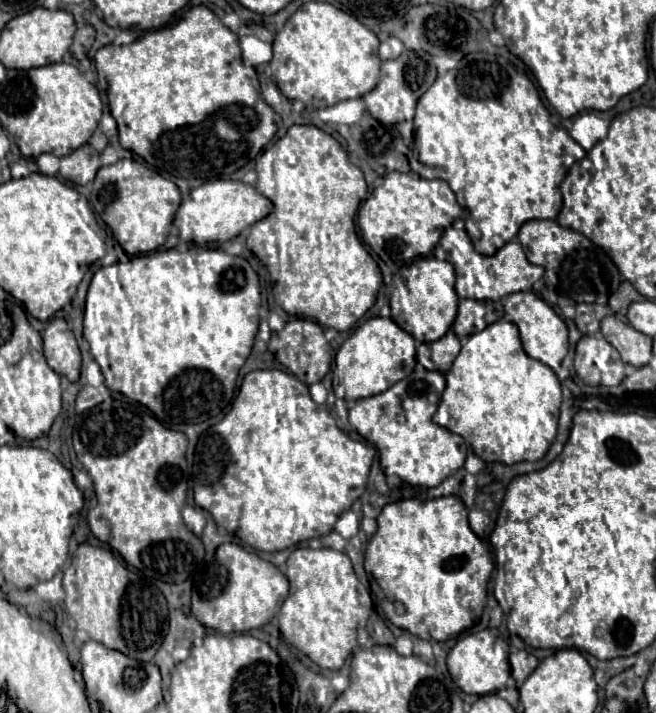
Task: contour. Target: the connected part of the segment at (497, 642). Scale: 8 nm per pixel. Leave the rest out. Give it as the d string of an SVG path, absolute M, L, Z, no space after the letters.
M484 629L478 633L470 633L462 637L452 651L448 653L448 671L454 683L464 691L464 693L474 693L474 695L488 695L492 691L500 691L508 677L506 677L506 659L508 655L508 643L494 635L492 629Z

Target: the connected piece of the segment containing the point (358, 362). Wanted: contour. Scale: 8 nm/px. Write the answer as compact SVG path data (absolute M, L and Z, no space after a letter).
M372 317L364 321L338 349L332 369L332 388L336 397L364 399L390 389L408 377L416 365L414 337L400 329L390 317Z

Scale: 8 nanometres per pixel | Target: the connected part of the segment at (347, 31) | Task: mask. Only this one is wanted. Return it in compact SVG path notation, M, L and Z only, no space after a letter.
M322 1L304 3L276 33L274 39L274 57L270 61L272 75L276 79L278 89L288 99L300 99L310 107L328 107L344 99L356 99L374 89L380 75L380 59L378 59L378 37L372 28L377 19L369 18L366 23L362 19Z

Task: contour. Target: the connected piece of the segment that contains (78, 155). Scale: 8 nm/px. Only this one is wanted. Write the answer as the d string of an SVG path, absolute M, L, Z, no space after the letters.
M82 145L60 161L60 175L76 185L86 185L96 177L96 171L102 167L100 155L90 145Z

